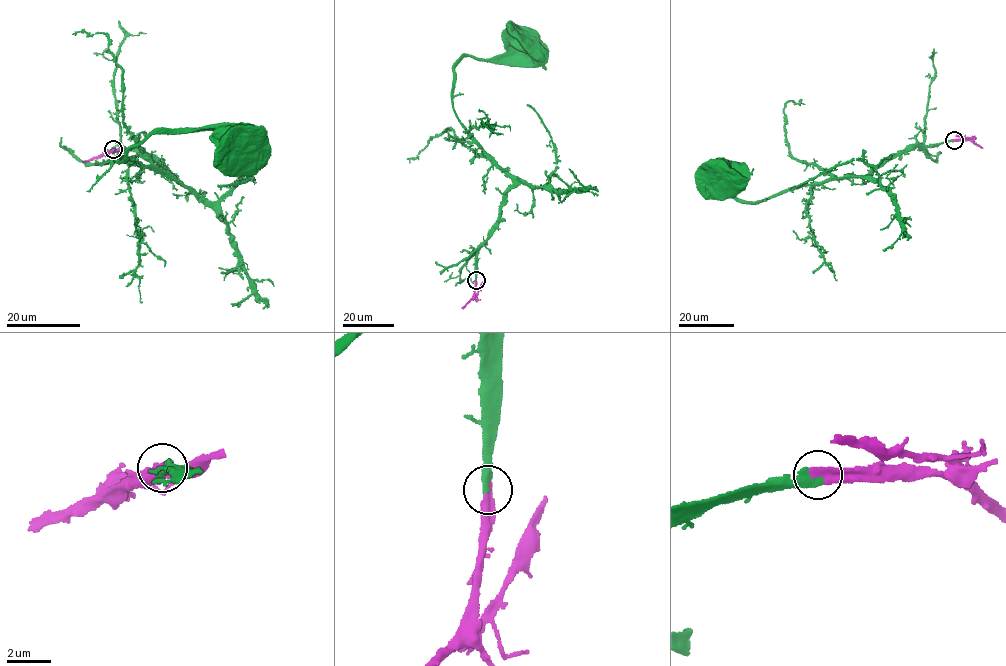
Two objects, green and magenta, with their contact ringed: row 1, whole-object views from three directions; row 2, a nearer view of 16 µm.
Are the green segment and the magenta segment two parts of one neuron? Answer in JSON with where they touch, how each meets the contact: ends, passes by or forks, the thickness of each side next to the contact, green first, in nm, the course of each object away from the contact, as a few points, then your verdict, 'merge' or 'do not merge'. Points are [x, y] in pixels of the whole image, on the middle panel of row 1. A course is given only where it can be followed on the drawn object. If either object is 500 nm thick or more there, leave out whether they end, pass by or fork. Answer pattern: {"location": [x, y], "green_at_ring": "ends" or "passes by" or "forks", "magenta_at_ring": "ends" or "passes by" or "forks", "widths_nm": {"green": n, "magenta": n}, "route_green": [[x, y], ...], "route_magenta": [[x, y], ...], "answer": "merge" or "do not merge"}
{"location": [476, 280], "green_at_ring": "ends", "magenta_at_ring": "ends", "widths_nm": {"green": 400, "magenta": 440}, "route_green": [[475, 280], [479, 248], [513, 182], [458, 119], [454, 68], [464, 56], [493, 60], [529, 42]], "route_magenta": [[475, 280], [474, 297], [462, 308]], "answer": "merge"}

